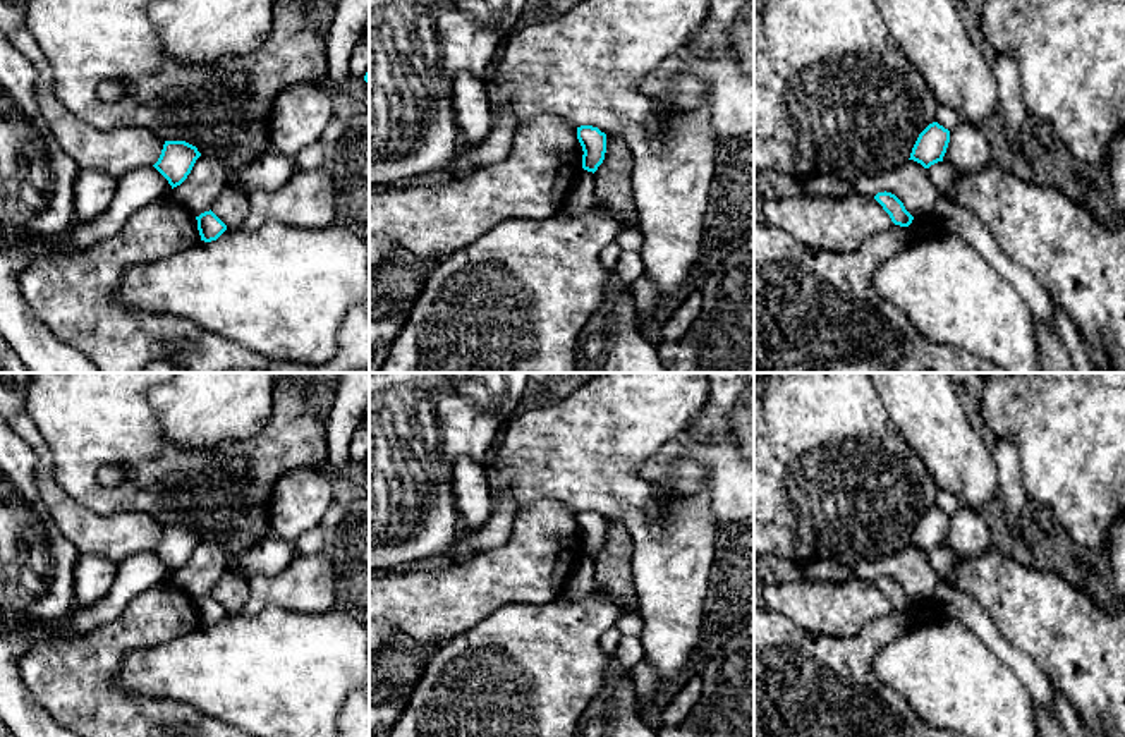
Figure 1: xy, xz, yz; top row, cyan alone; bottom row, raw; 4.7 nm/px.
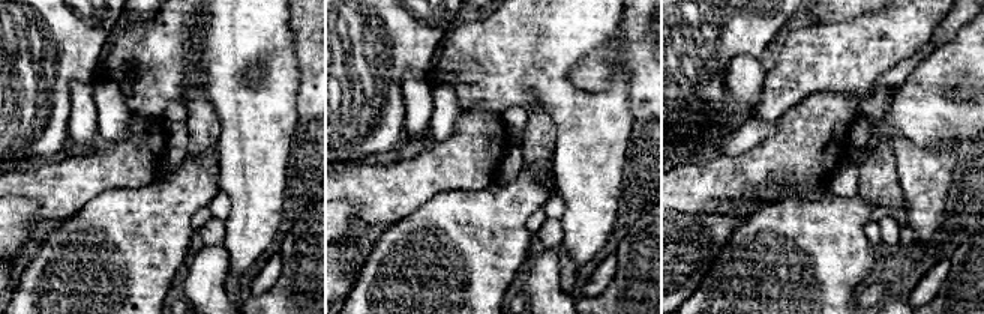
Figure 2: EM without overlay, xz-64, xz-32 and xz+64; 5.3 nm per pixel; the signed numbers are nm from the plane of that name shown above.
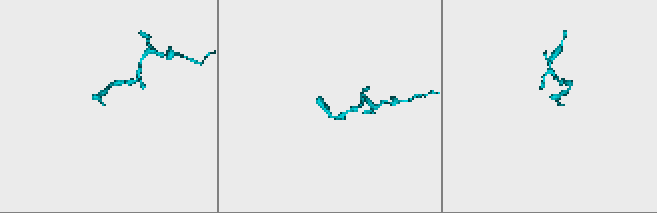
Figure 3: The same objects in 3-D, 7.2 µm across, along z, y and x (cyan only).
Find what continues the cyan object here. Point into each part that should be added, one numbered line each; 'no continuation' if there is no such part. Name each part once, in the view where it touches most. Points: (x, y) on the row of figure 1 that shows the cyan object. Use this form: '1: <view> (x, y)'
no continuation

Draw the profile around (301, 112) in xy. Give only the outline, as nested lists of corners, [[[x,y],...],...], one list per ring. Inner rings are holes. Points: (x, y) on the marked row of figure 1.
[[[301,82],[280,91],[271,110],[271,151],[294,158],[319,141],[330,117],[330,94],[318,84]]]

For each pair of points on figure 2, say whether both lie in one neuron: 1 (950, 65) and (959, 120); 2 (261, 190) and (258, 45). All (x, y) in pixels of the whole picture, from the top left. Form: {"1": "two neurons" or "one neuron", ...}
{"1": "one neuron", "2": "one neuron"}

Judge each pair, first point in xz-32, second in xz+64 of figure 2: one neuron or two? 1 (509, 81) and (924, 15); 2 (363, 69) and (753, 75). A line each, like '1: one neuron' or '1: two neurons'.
1: one neuron
2: two neurons

